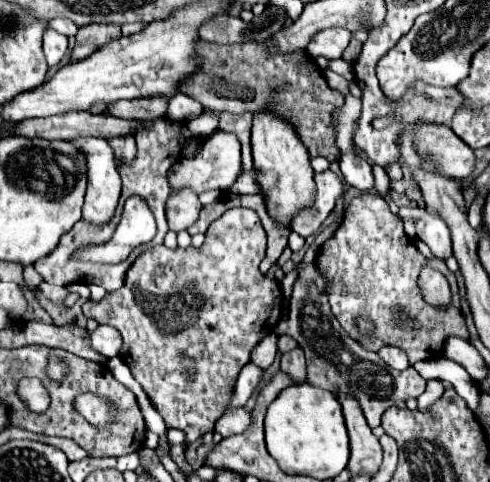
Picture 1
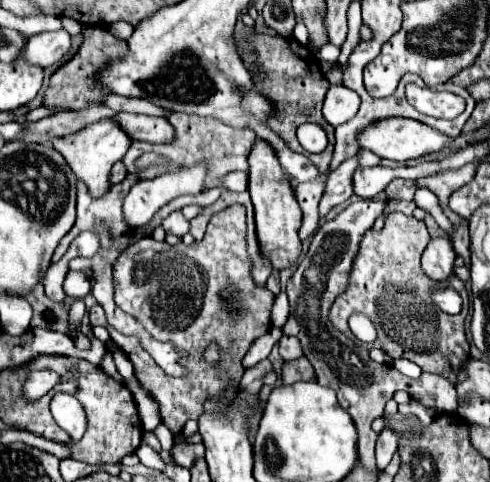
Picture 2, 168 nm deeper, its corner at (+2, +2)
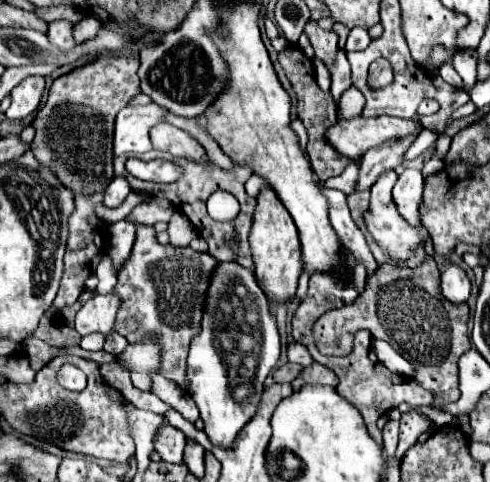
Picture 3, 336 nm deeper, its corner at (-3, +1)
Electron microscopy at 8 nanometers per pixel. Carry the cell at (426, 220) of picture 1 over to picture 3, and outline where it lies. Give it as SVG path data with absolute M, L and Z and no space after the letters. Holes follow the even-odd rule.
M448 263L448 269L442 273L442 295L452 303L466 303L470 291L472 283L466 273L458 265Z

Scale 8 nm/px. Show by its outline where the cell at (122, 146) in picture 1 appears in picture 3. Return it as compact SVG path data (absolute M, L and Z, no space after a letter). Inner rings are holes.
M114 177L114 179L112 179L112 183L108 185L106 193L104 193L104 201L102 201L102 203L104 203L106 207L110 207L110 209L120 207L128 193L130 193L130 185L128 185L124 179Z

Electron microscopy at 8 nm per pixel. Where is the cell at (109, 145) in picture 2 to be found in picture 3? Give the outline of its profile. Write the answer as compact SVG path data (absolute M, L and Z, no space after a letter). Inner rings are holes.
M156 103L148 105L128 105L116 117L116 131L114 131L114 155L122 155L128 151L150 151L152 143L148 131L166 121L168 111L158 107Z

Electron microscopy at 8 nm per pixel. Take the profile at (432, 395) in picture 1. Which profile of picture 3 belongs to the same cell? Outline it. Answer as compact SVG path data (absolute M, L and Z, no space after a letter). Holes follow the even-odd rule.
M388 421L382 429L382 441L384 441L384 453L390 457L394 455L398 447L398 421Z

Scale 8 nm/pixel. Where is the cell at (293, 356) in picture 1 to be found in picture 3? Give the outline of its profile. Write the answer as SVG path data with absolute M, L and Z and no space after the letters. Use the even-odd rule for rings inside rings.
M314 363L314 365L306 367L306 369L302 371L302 375L292 383L294 391L298 391L304 383L322 383L322 385L336 387L336 385L338 385L338 379L336 379L336 375L334 375L328 367L322 367L320 363Z

